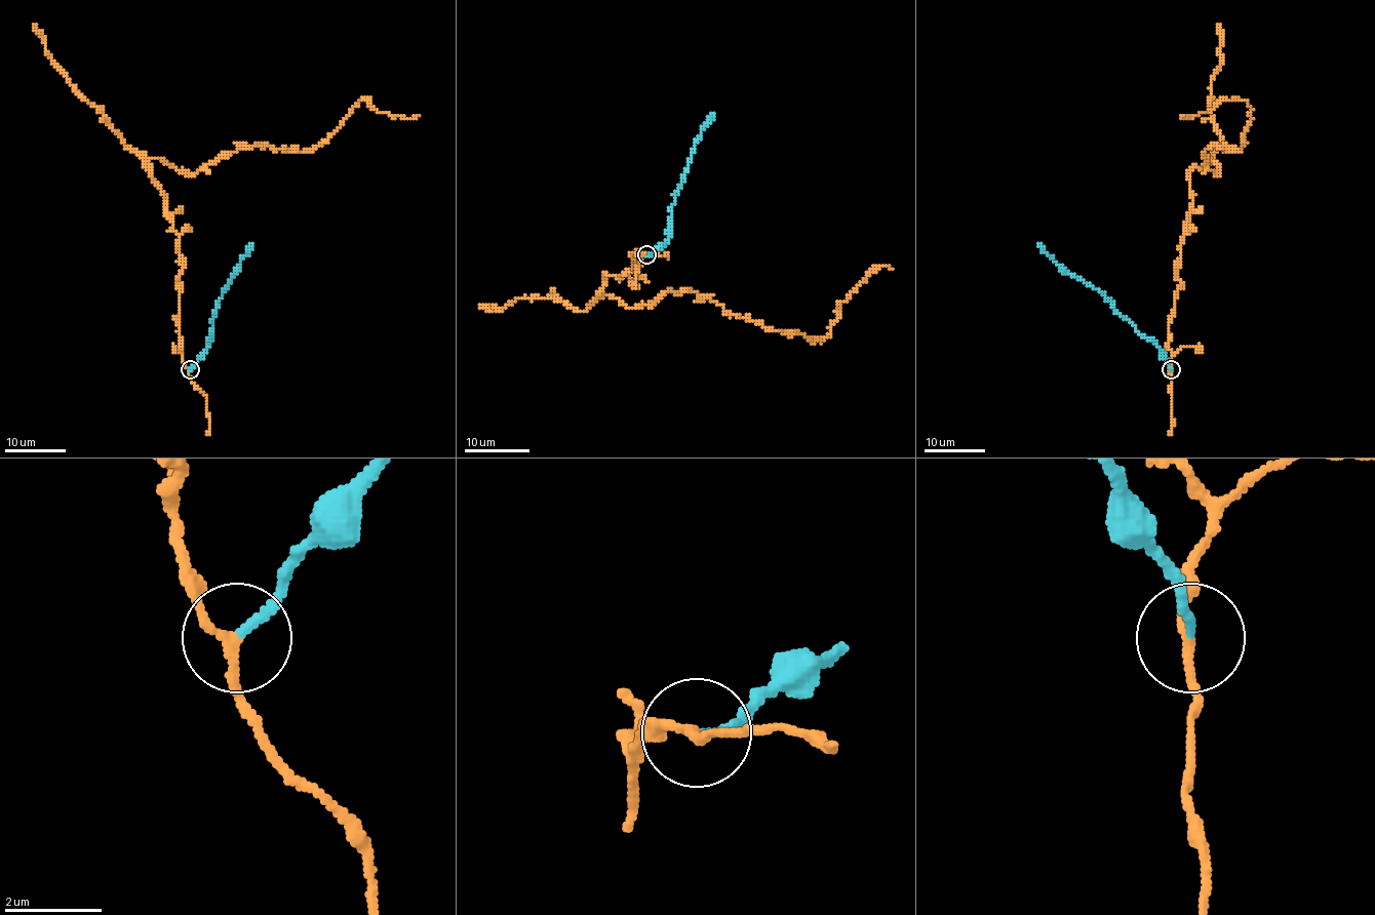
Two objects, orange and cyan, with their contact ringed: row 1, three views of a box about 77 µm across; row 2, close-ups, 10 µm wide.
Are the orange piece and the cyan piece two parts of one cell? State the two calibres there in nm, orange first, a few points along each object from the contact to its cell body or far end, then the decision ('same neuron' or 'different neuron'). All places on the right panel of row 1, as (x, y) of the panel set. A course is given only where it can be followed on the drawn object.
180/170 nm | orange via (1171, 370), (1189, 172), (1208, 157), (1216, 174), (1205, 153), (1218, 145), (1241, 151), (1250, 106), (1183, 115) | cyan via (1171, 370), (1159, 347), (1124, 318), (1098, 289), (1066, 273), (1038, 242) | different neuron

